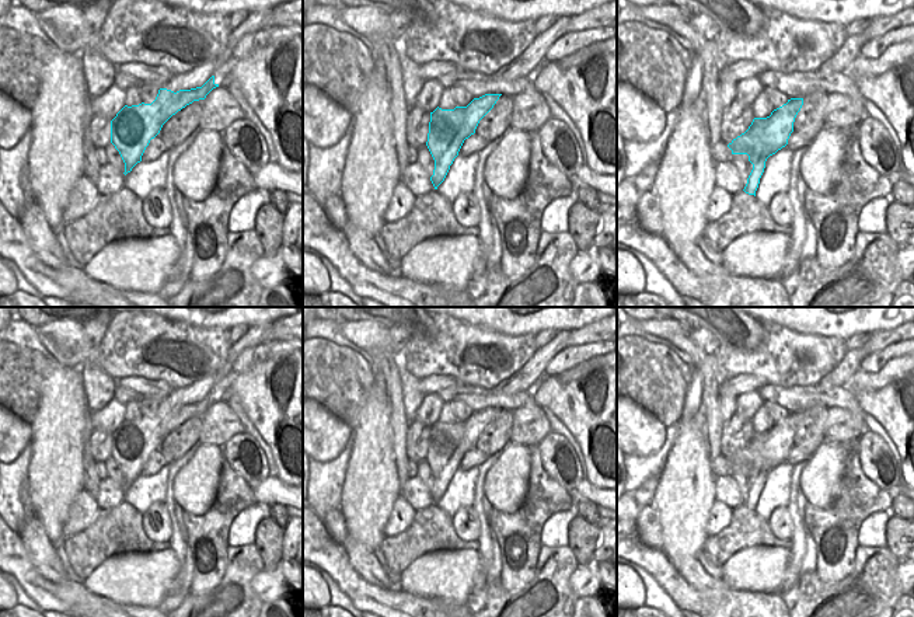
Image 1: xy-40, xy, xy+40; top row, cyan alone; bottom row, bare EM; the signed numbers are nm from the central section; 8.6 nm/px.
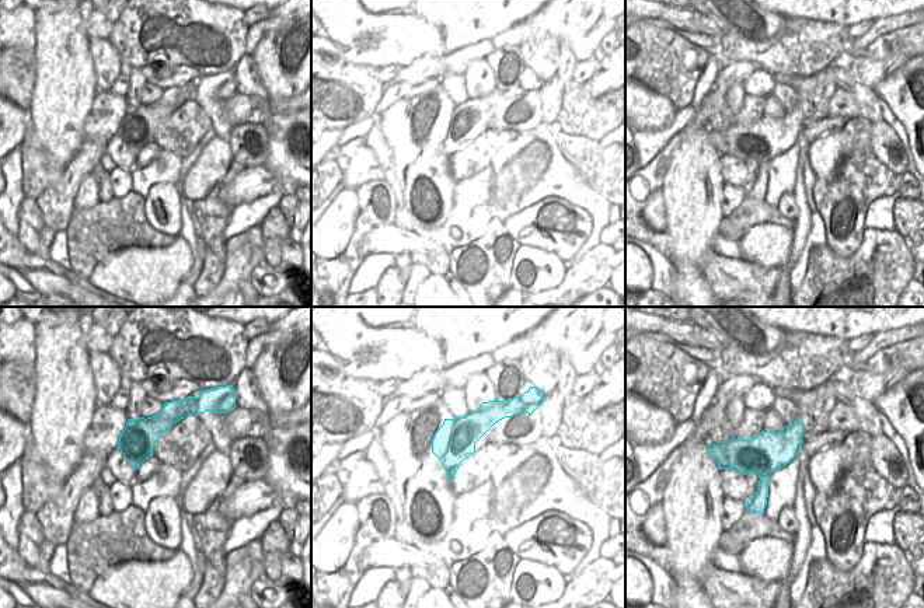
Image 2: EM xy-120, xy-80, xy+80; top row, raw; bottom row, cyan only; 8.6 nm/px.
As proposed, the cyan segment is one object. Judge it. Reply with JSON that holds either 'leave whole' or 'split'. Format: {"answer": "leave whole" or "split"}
{"answer": "split"}

